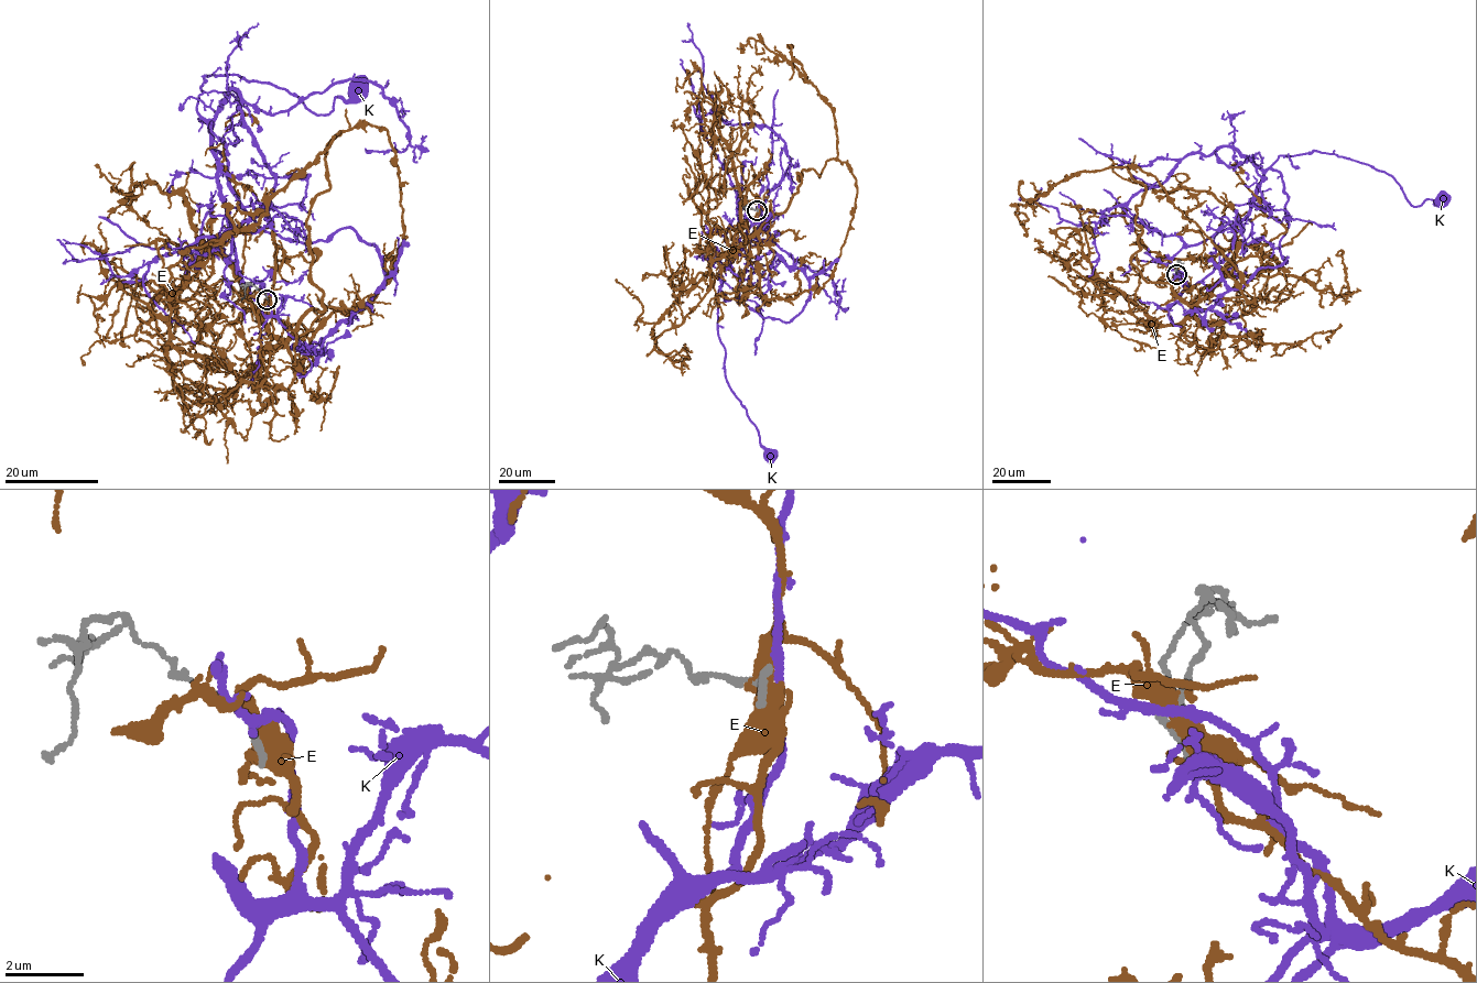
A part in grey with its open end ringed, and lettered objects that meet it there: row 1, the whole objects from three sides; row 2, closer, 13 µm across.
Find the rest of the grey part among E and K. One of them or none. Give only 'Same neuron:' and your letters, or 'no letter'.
Same neuron: no letter

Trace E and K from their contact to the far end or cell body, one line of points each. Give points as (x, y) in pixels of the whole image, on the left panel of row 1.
E: (267, 296), (285, 340), (324, 308), (306, 224), (339, 132), (260, 221), (191, 248), (161, 301)
K: (267, 295), (268, 316), (237, 266), (197, 110), (205, 76), (270, 82), (318, 115), (359, 90)

